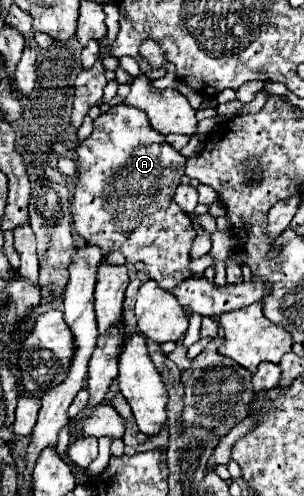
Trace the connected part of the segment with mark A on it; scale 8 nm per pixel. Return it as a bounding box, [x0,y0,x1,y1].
[71,104,197,408]

